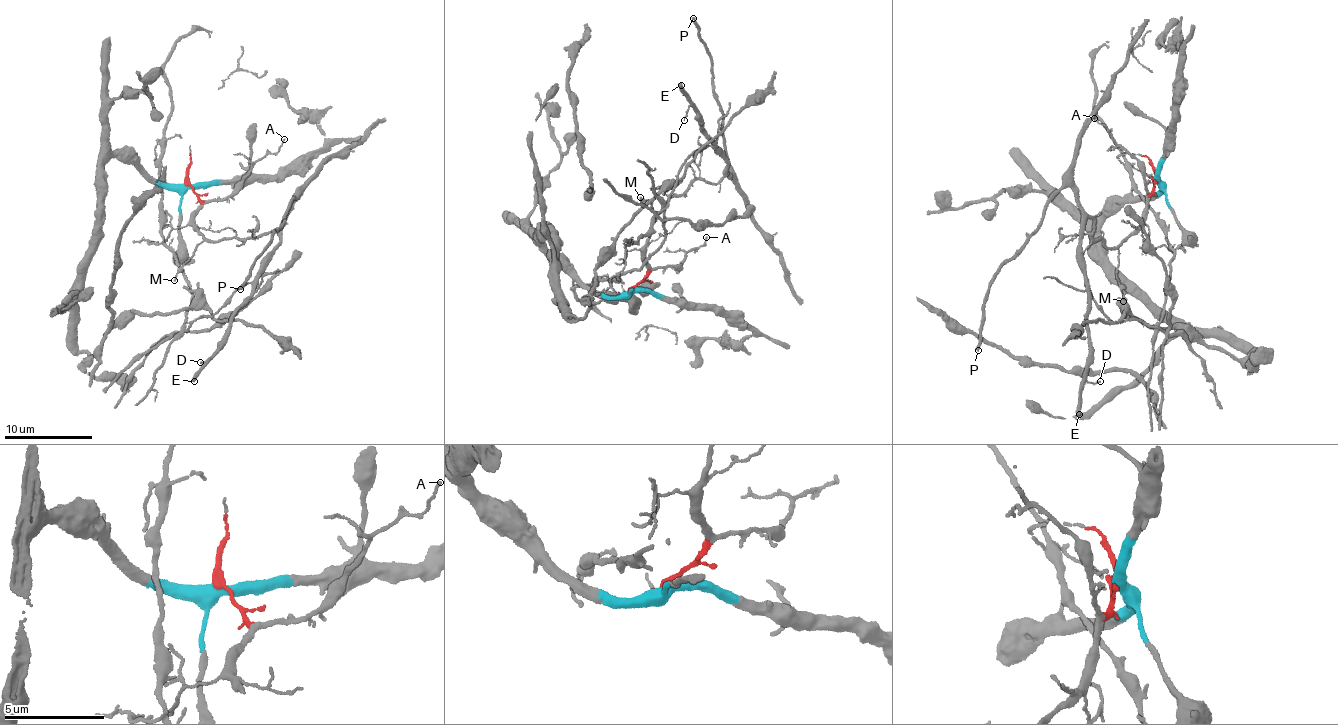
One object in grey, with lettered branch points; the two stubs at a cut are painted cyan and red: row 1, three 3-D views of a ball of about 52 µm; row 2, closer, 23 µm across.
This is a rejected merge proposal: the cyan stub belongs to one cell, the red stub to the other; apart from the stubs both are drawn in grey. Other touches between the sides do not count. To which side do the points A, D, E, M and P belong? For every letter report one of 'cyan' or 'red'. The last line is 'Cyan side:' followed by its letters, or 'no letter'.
A: red
D: red
E: red
M: red
P: red
Cyan side: no letter

